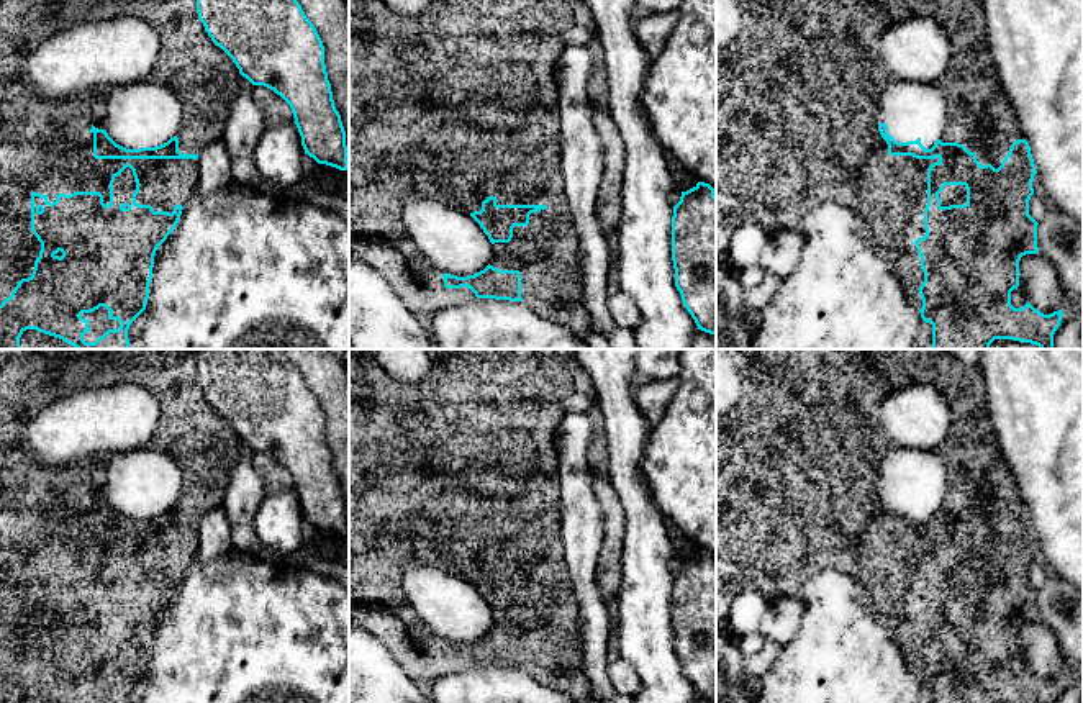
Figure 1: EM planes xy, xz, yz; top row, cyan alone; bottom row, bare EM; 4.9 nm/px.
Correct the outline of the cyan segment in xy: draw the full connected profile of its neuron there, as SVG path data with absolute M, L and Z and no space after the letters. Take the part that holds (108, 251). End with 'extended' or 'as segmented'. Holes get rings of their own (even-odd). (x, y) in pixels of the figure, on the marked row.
M125 164L110 180L110 203L100 192L59 193L51 203L48 195L31 193L31 231L41 243L33 274L21 279L0 305L0 349L20 349L26 329L62 339L75 349L131 349L128 329L146 310L157 247L175 229L182 205L174 211L154 211L139 205L139 179L131 164ZM105 306L108 320L118 320L118 329L108 329L95 342L85 342L90 331L82 313Z | as segmented

